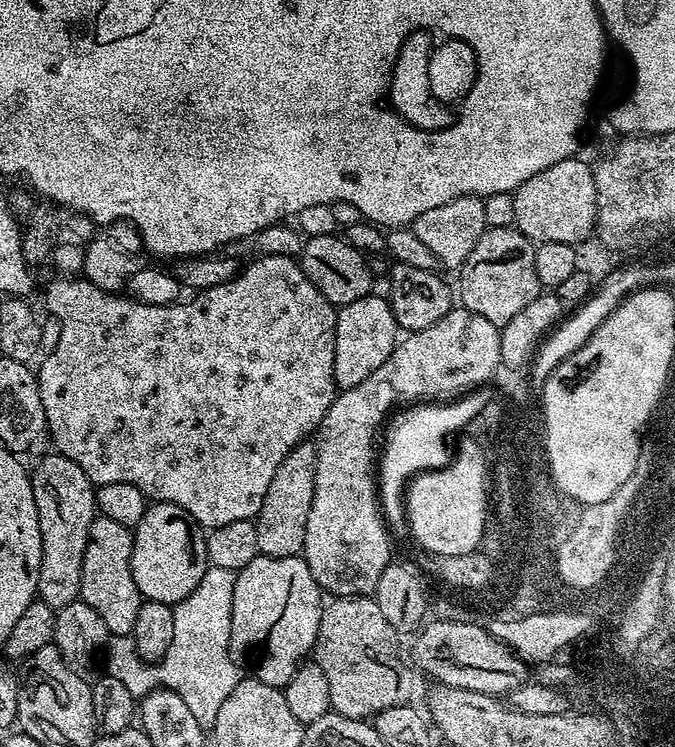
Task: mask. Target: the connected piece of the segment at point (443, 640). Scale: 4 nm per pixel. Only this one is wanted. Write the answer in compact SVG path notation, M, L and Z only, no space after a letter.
M432 620L419 629L416 638L415 667L433 676L436 684L500 698L529 683L529 665L502 641L493 637L482 624Z

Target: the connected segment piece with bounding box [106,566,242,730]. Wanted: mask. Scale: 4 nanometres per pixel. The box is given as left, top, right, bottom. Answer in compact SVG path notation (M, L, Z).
M208 567L202 582L182 602L174 605L174 642L166 650L166 658L157 664L147 664L138 658L138 650L131 636L112 636L106 649L107 675L118 678L126 690L137 698L156 688L169 688L186 702L190 714L206 730L214 729L214 718L234 686L242 679L242 670L232 661L230 646L230 614L234 610L234 582L236 573Z

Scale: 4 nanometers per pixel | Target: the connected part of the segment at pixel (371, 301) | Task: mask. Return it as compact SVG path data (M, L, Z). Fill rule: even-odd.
M371 294L358 302L343 305L336 313L336 341L334 342L334 378L337 389L343 390L366 382L386 358L396 349L398 325L389 301Z

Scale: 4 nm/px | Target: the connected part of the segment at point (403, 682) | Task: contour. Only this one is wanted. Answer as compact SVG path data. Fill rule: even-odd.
M338 596L329 599L321 607L314 662L322 666L326 674L326 682L330 685L331 711L335 715L368 720L376 717L382 710L390 710L390 706L402 706L413 699L413 669L404 665L404 660L396 649L396 640L398 633L394 626L390 626L390 622L386 622L386 617L372 596Z

